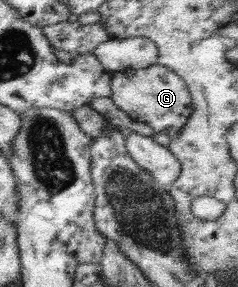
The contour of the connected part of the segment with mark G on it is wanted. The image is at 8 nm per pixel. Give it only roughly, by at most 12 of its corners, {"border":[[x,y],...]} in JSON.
{"border":[[158,62],[114,71],[110,99],[155,133],[173,135],[192,102]]}

